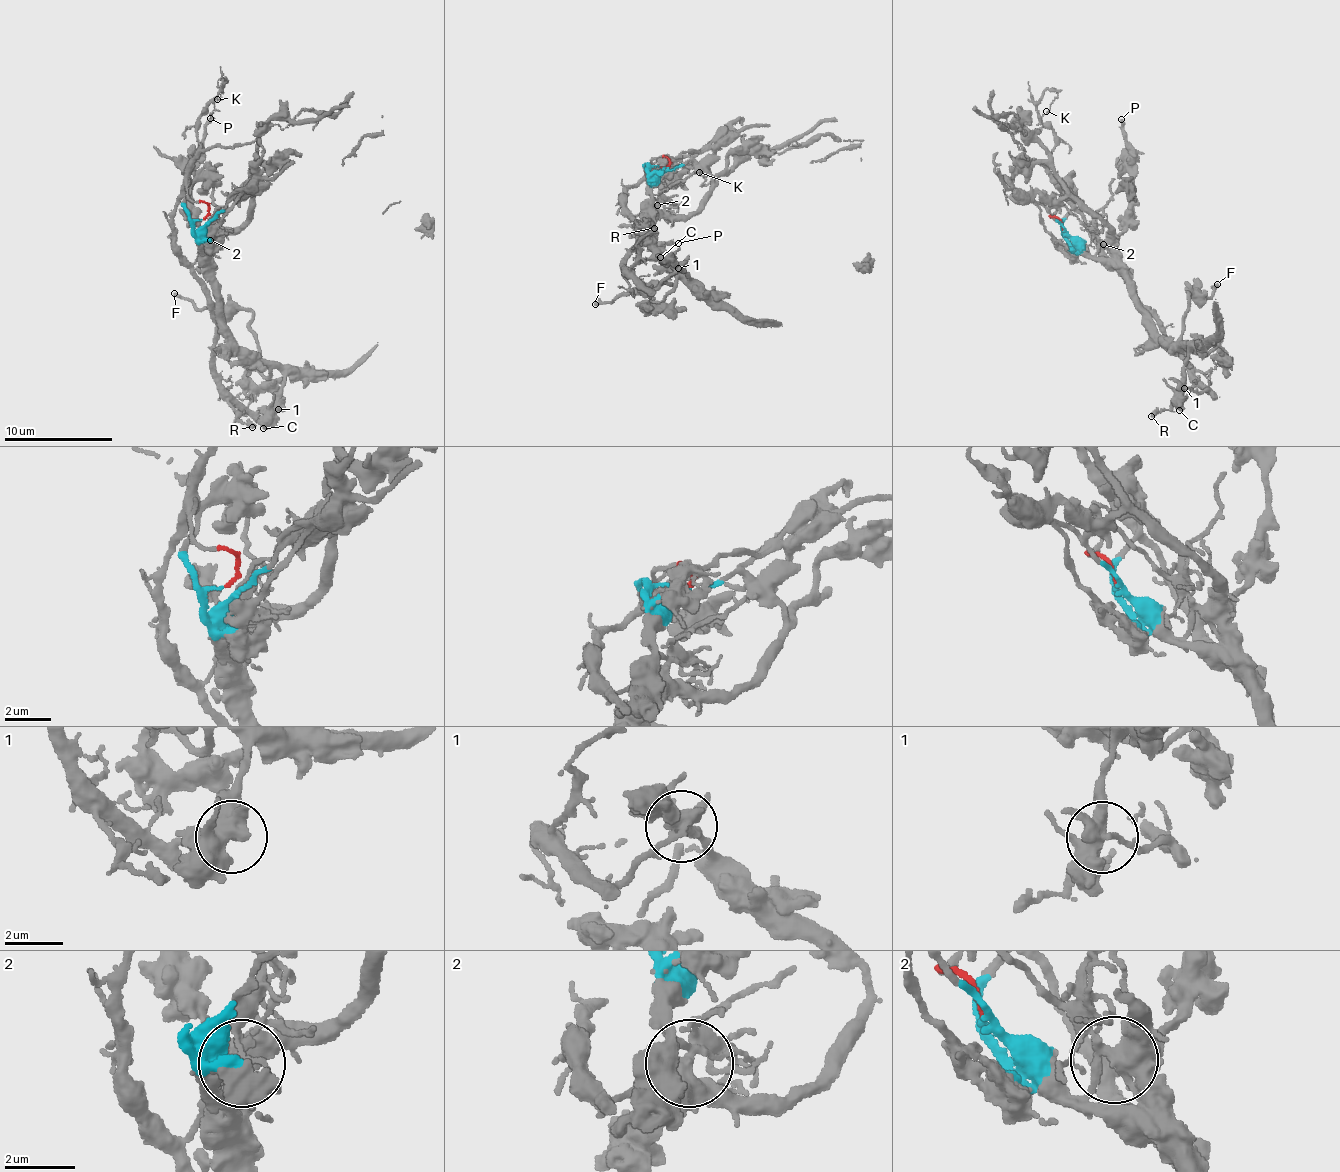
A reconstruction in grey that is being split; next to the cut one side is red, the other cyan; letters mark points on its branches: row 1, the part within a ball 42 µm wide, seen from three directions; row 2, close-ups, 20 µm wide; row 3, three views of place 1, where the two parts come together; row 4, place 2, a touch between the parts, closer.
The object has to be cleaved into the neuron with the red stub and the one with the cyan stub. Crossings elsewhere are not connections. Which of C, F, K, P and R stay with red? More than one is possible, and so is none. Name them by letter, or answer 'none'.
K, R

